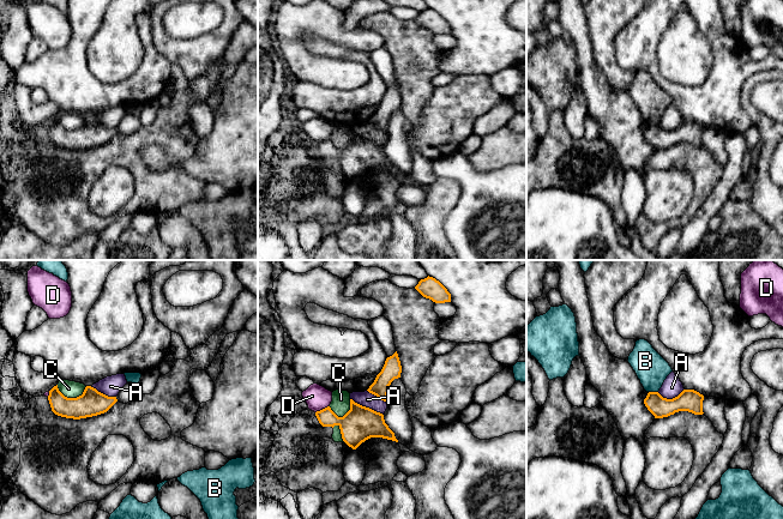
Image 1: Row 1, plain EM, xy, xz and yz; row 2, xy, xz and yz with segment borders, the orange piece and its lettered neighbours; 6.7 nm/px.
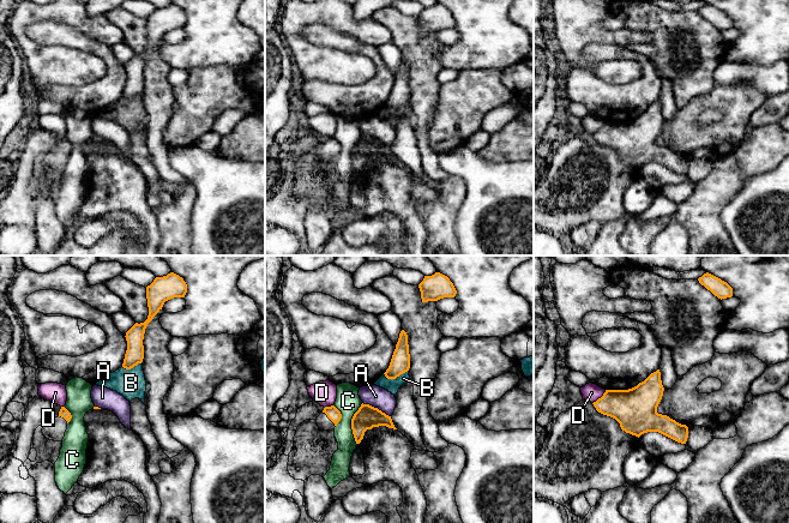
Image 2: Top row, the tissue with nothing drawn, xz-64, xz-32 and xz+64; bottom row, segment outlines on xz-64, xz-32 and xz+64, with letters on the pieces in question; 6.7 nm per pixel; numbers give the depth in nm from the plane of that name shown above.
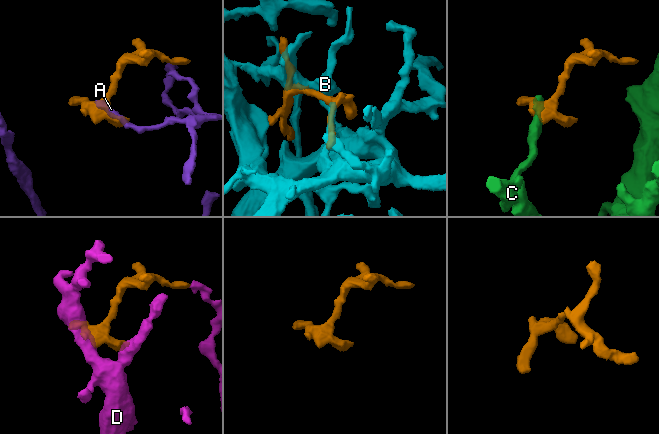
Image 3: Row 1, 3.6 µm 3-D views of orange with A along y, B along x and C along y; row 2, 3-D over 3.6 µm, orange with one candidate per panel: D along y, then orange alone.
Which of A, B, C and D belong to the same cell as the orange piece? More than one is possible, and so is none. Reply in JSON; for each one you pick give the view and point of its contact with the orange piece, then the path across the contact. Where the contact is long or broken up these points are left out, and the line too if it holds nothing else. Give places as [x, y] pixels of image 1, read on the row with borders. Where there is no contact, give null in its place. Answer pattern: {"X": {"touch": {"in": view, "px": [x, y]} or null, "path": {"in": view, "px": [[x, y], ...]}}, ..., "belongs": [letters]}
{"belongs": []}

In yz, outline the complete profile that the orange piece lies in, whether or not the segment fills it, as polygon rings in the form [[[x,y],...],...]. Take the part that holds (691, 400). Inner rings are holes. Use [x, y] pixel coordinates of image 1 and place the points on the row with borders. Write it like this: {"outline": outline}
{"outline": [[[683,390],[673,399],[663,398],[658,392],[649,392],[644,399],[644,404],[655,418],[663,418],[679,411],[703,415],[703,400],[704,396],[699,392]]]}

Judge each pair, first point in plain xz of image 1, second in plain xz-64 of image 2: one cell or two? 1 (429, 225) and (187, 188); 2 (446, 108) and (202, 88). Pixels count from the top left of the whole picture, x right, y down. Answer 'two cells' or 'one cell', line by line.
1: one cell
2: one cell

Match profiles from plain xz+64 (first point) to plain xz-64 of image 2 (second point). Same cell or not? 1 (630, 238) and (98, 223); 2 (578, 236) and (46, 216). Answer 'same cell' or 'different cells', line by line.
1: same cell
2: same cell

